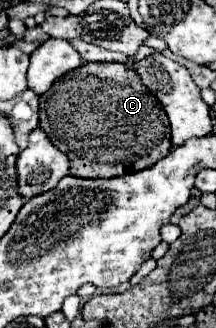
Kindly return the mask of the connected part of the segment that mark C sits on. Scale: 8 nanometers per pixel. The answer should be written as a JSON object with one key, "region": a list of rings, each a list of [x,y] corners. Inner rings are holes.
{"region":[[[85,62],[67,72],[41,96],[39,114],[49,140],[69,156],[73,176],[113,178],[145,170],[171,150],[165,110],[125,64]]]}

